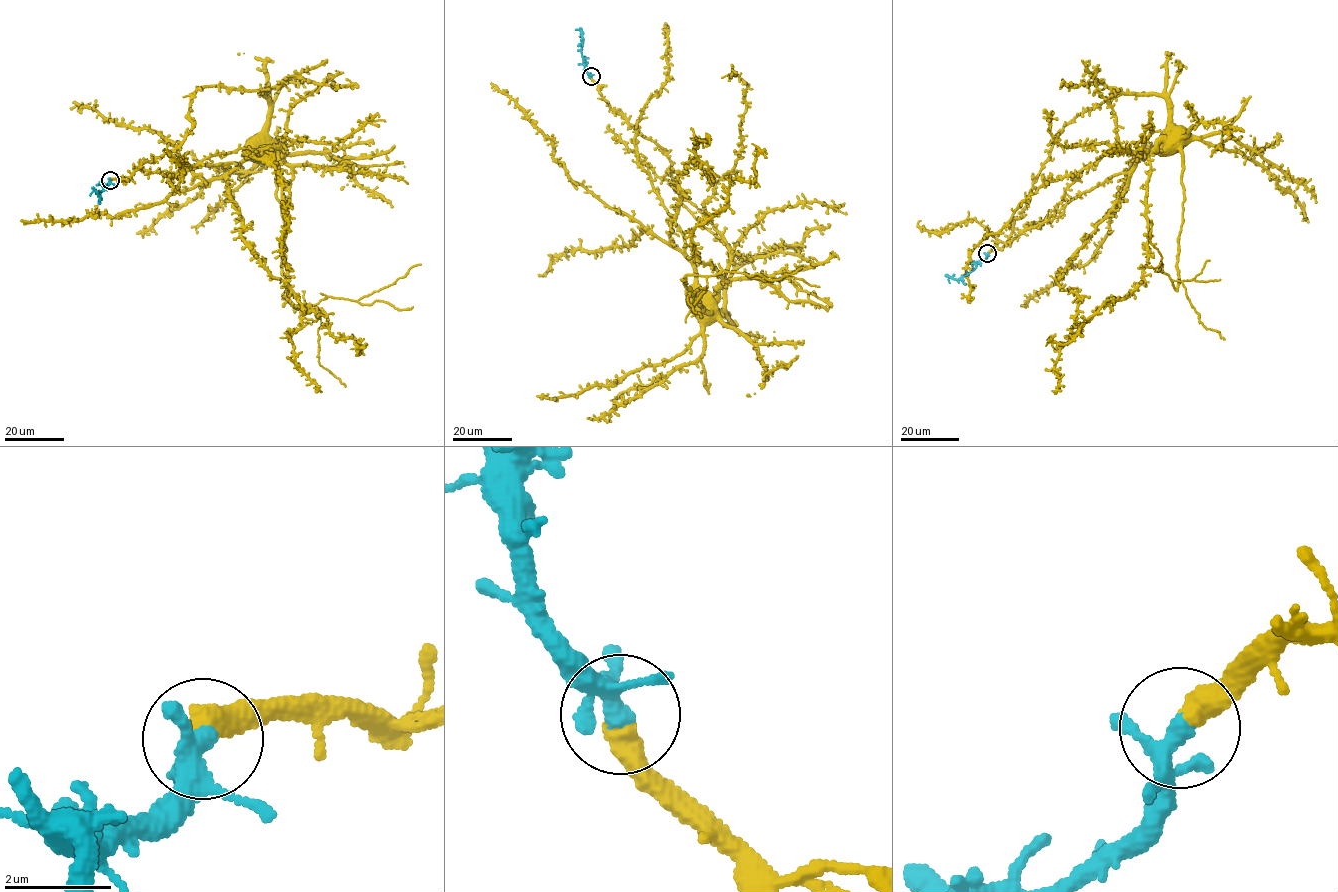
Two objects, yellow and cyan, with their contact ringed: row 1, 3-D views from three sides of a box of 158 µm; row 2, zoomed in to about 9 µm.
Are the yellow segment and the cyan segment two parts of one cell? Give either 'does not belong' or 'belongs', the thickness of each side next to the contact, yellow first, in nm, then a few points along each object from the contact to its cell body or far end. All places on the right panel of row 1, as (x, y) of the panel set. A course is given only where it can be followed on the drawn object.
belongs; calibres 480 and 240 nm; course yellow (987, 253), (1003, 247), (1064, 127), (1125, 94), (1163, 97), (1168, 126), (1057, 283), (1078, 303), (1051, 390); course cyan (987, 253), (965, 274), (957, 279), (949, 277), (950, 283)

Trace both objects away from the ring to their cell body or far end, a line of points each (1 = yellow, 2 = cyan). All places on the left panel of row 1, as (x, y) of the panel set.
1: (110, 179), (179, 146), (197, 89), (268, 90), (226, 183), (301, 304), (313, 387)
2: (110, 180), (99, 193), (100, 196), (94, 191), (90, 196)

